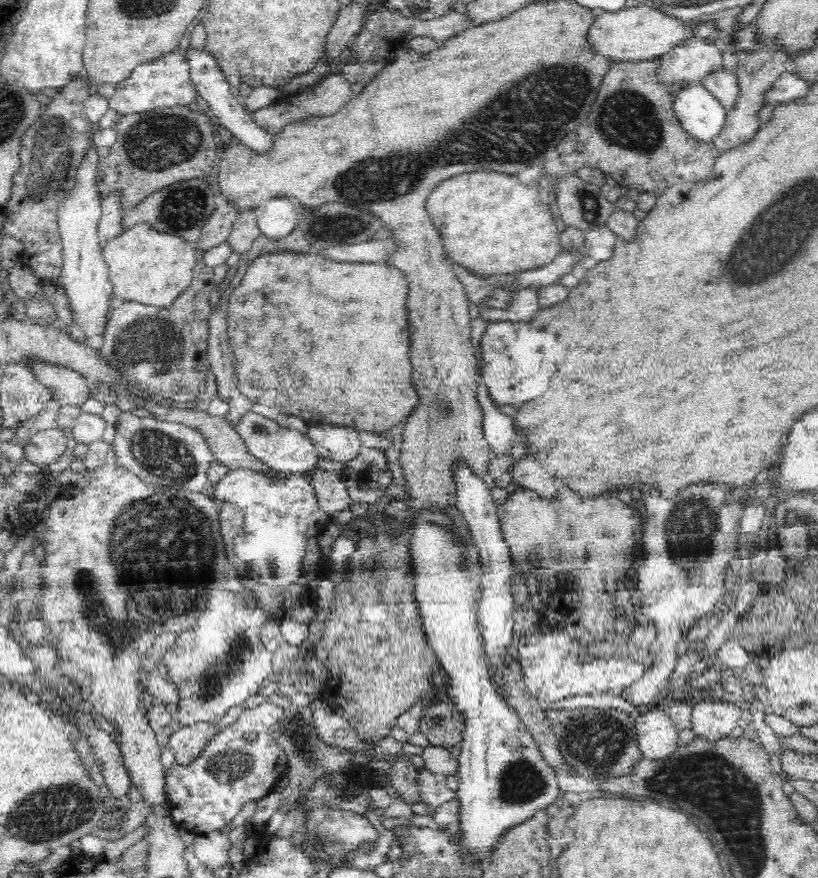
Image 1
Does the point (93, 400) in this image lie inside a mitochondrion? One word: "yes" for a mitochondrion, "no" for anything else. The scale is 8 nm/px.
no

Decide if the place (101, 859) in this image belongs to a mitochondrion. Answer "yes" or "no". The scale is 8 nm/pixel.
no

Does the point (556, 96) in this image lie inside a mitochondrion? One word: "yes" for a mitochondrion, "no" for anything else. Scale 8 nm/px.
yes

